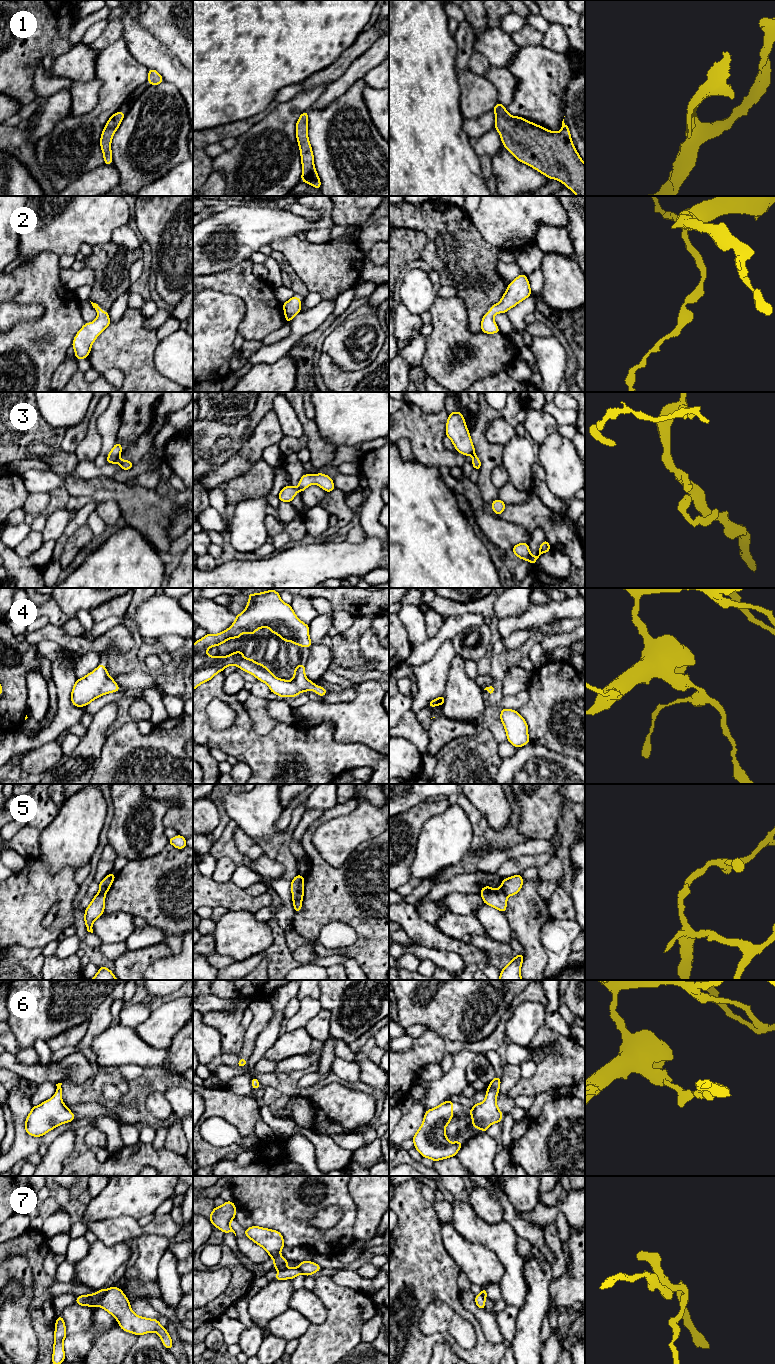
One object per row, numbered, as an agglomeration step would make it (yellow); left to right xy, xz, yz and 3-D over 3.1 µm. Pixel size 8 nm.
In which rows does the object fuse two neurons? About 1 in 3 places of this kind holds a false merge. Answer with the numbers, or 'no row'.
5, 7

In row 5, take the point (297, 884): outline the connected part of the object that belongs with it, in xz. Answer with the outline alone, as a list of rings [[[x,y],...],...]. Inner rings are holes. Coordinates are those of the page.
[[[298,874],[295,876],[293,880],[291,880],[291,891],[292,891],[293,902],[303,899],[304,881],[305,881],[305,877]]]

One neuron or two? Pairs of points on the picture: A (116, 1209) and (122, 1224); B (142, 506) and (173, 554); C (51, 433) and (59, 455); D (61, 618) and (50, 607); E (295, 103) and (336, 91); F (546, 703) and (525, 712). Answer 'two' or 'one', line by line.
A: two
B: two
C: one
D: one
E: two
F: one

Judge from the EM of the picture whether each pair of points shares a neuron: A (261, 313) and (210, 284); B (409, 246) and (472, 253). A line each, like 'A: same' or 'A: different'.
A: same
B: different

